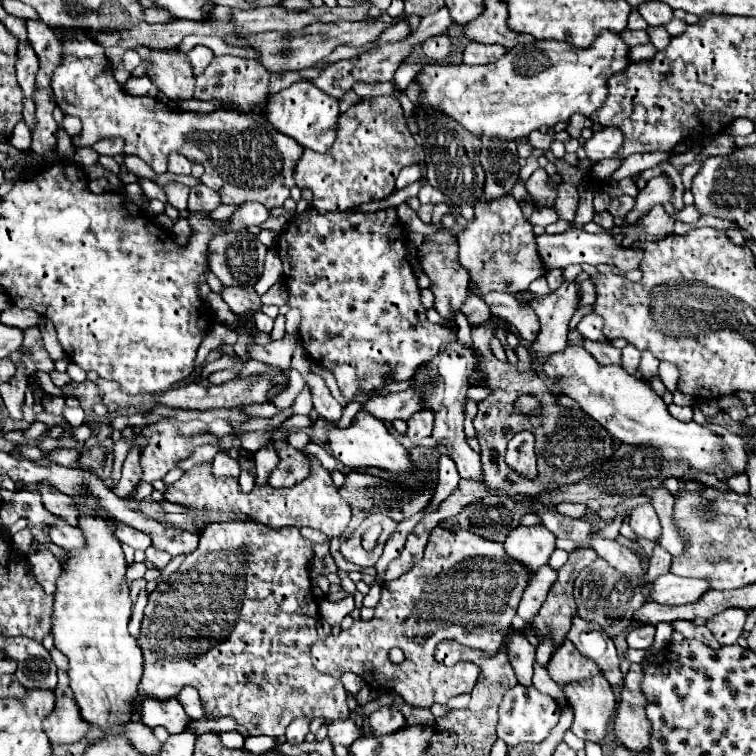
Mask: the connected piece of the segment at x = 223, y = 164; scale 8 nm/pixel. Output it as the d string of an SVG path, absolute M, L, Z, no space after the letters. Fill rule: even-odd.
M76 28L72 36L62 40L62 62L56 66L50 82L56 106L64 114L82 120L82 134L72 138L76 148L92 146L104 136L122 136L126 142L124 154L138 156L156 174L166 172L168 154L176 150L190 162L204 166L202 182L220 194L222 204L240 206L260 200L268 210L284 204L290 188L296 184L292 178L296 160L300 160L300 152L304 152L296 140L280 136L280 132L264 120L264 112L238 114L232 110L214 110L196 116L194 112L176 112L158 98L134 98L126 94L114 80L104 48L92 40L90 32L92 30Z

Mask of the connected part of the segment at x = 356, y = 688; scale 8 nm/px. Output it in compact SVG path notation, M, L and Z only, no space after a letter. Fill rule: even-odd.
M344 674L342 676L342 684L344 684L344 688L350 692L350 694L358 694L360 692L360 688L364 686L364 680L360 680L358 676L352 676L352 674Z

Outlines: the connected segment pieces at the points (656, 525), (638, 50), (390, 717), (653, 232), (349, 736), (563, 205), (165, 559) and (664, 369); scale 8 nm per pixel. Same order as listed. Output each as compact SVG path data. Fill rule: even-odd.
M644 503L633 509L630 526L640 538L646 538L646 540L656 540L662 534L658 514L650 503Z
M648 42L648 44L640 44L640 46L634 46L628 50L628 60L650 60L650 56L656 52L654 44Z
M384 706L370 714L370 728L376 736L392 734L392 732L396 732L396 728L404 728L404 726L406 726L406 720L404 720L402 712L394 706Z
M656 205L635 225L626 228L615 226L610 232L620 232L623 235L622 244L629 246L635 240L654 241L672 234L675 222L662 205Z
M334 720L330 726L328 726L328 738L332 740L332 744L342 744L346 748L352 746L354 740L358 740L362 736L360 728L356 728L356 722L354 720Z
M564 188L558 192L558 196L554 200L554 210L558 212L558 216L562 220L572 222L574 214L576 214L576 206L578 206L578 190L576 188Z
M153 546L145 550L145 562L151 562L156 568L163 569L172 557L164 551L160 551Z
M662 362L660 364L660 380L674 394L676 392L676 384L678 384L678 370L676 370L676 366L670 364L670 362Z

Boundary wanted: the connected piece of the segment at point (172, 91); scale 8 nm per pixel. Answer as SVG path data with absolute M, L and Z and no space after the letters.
M178 48L154 50L146 60L150 62L146 76L162 94L174 102L192 98L196 80L186 54L182 54Z

